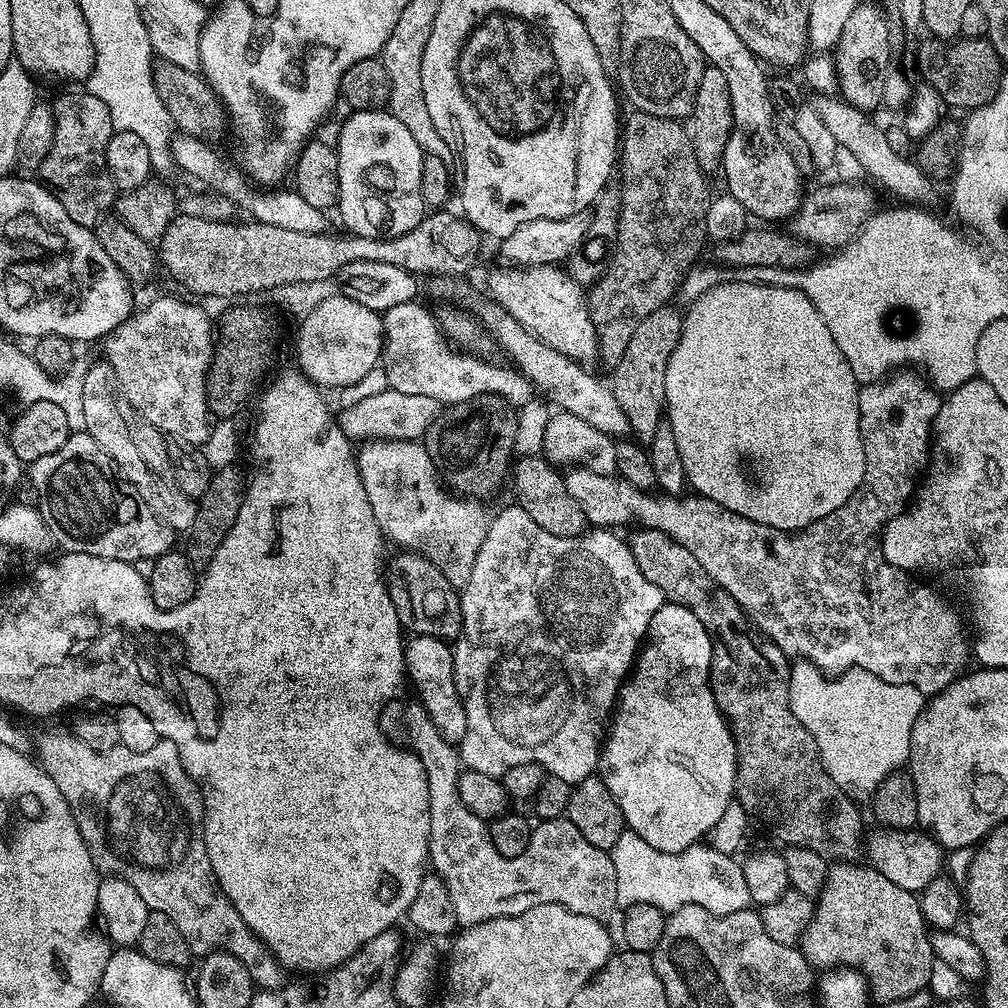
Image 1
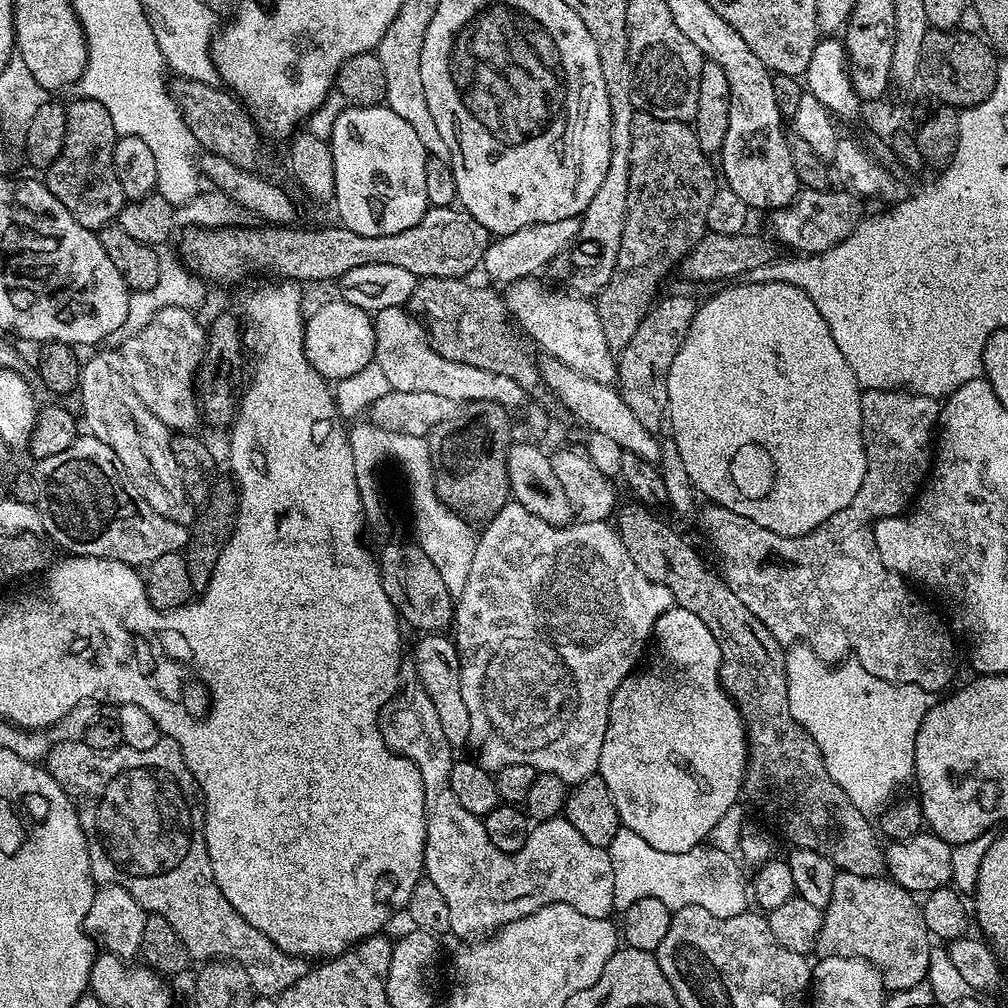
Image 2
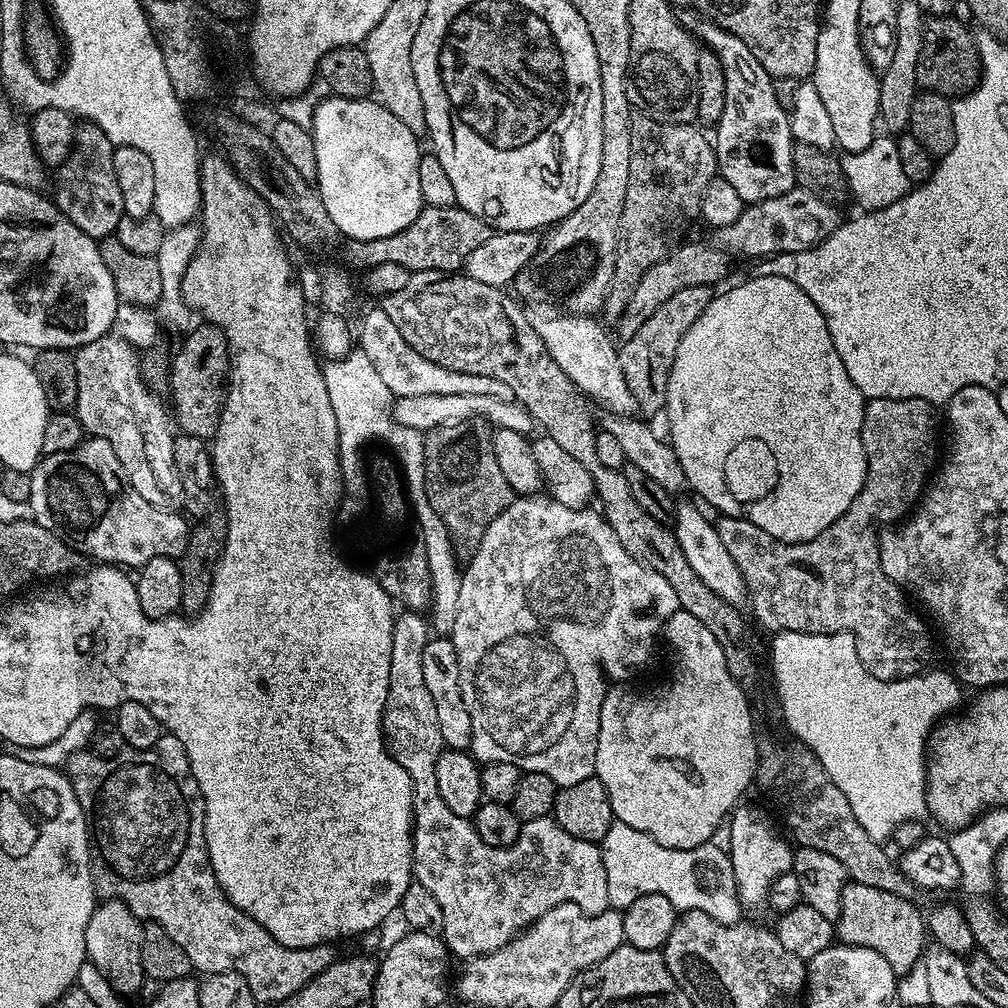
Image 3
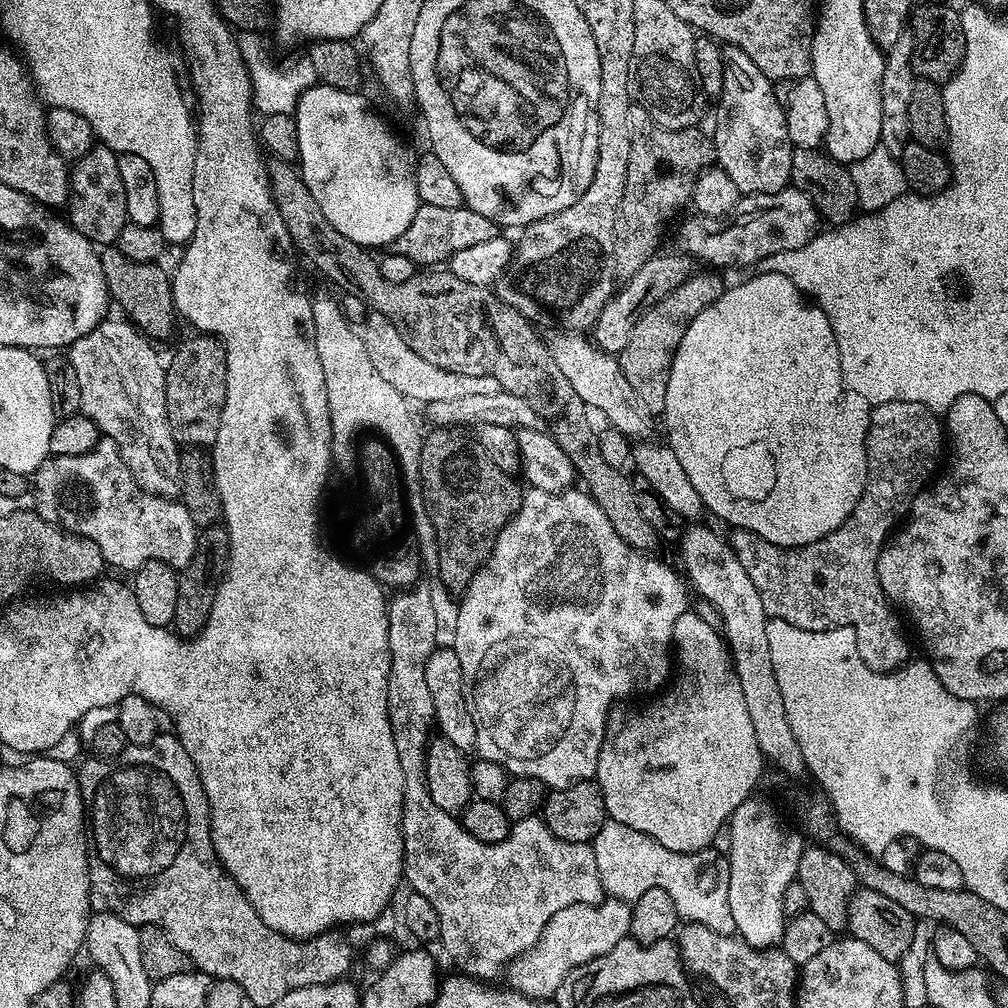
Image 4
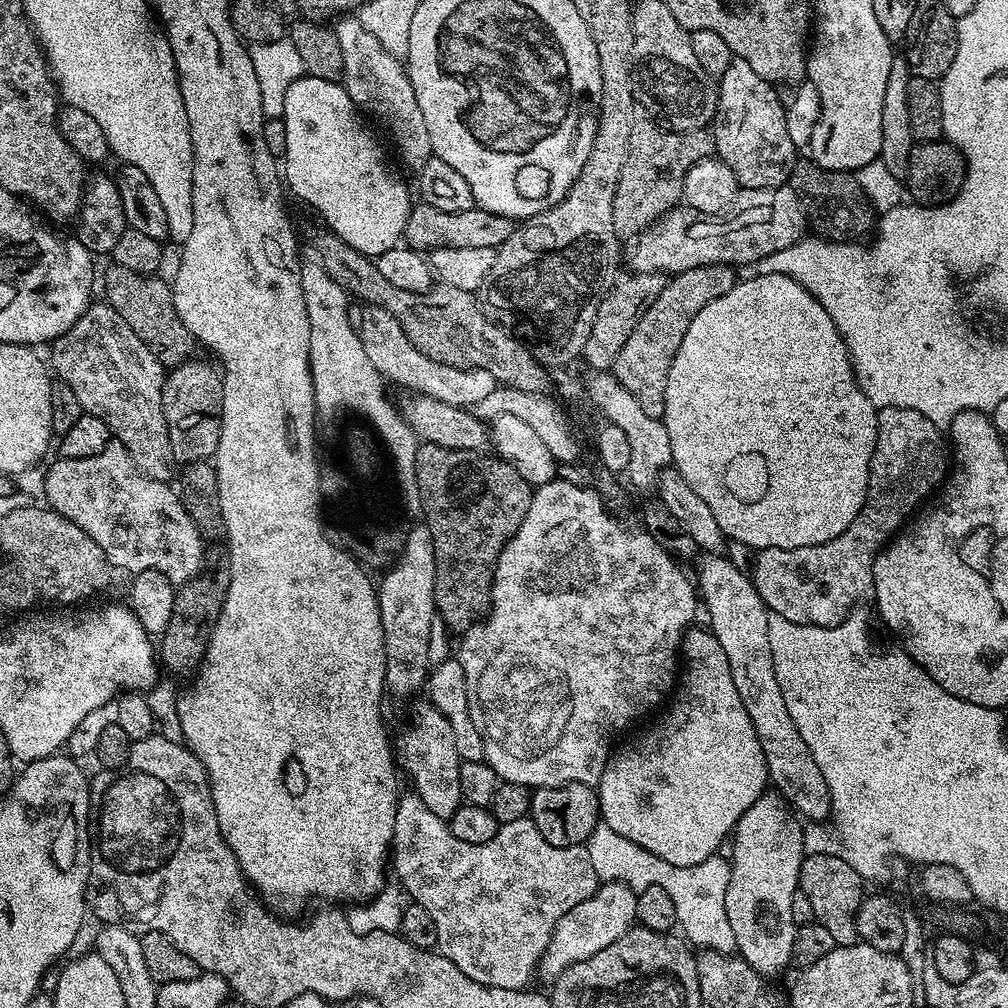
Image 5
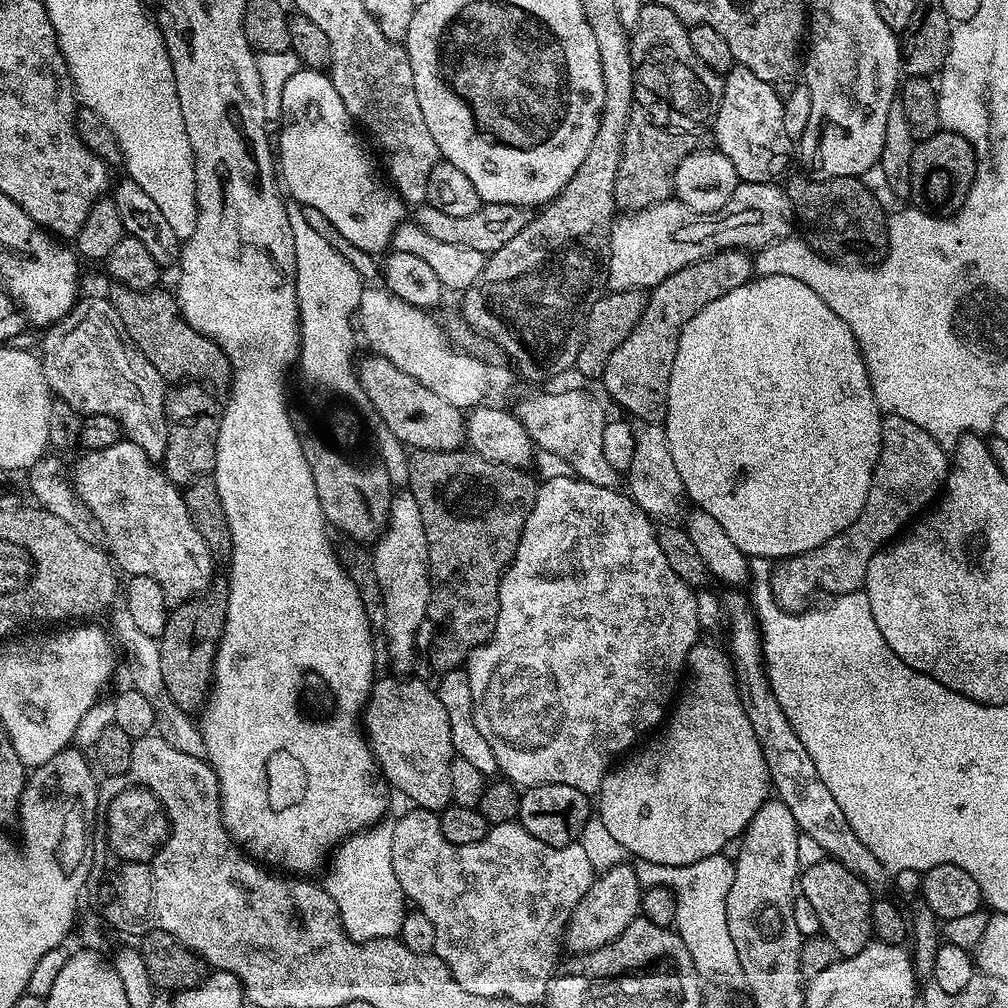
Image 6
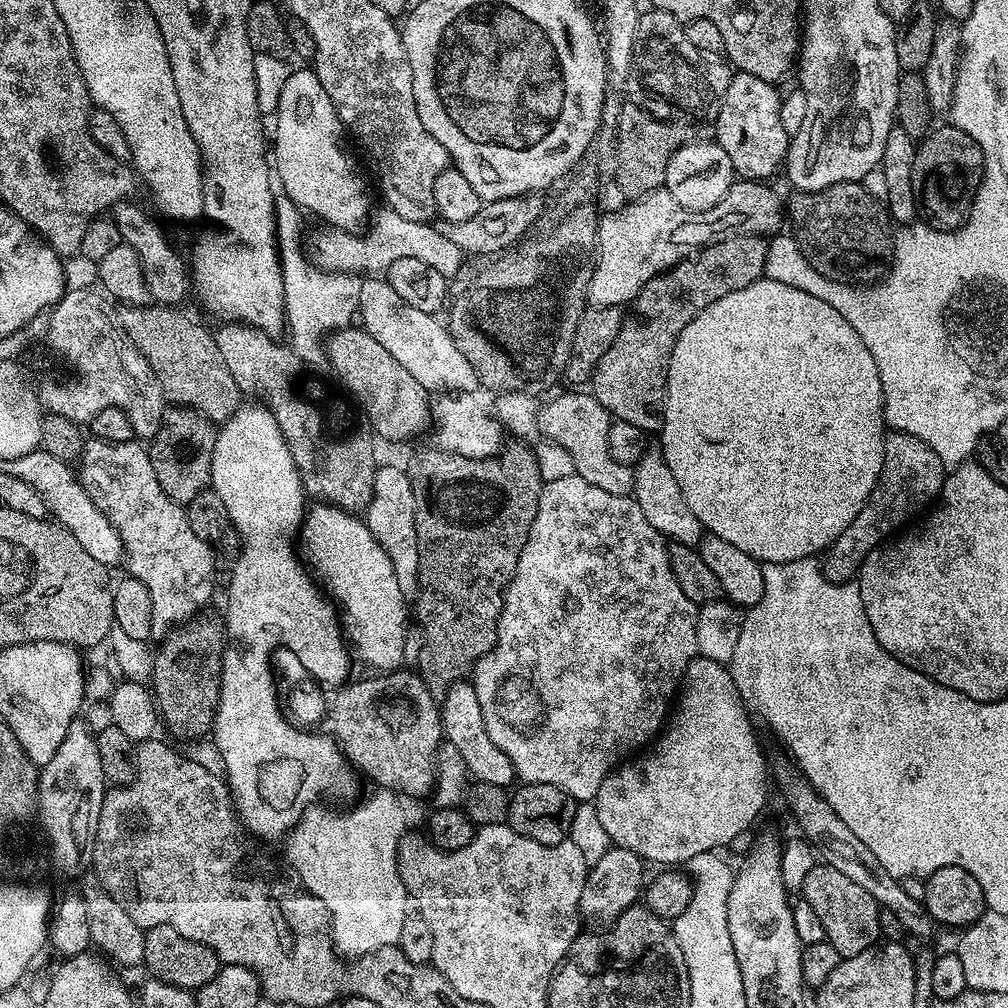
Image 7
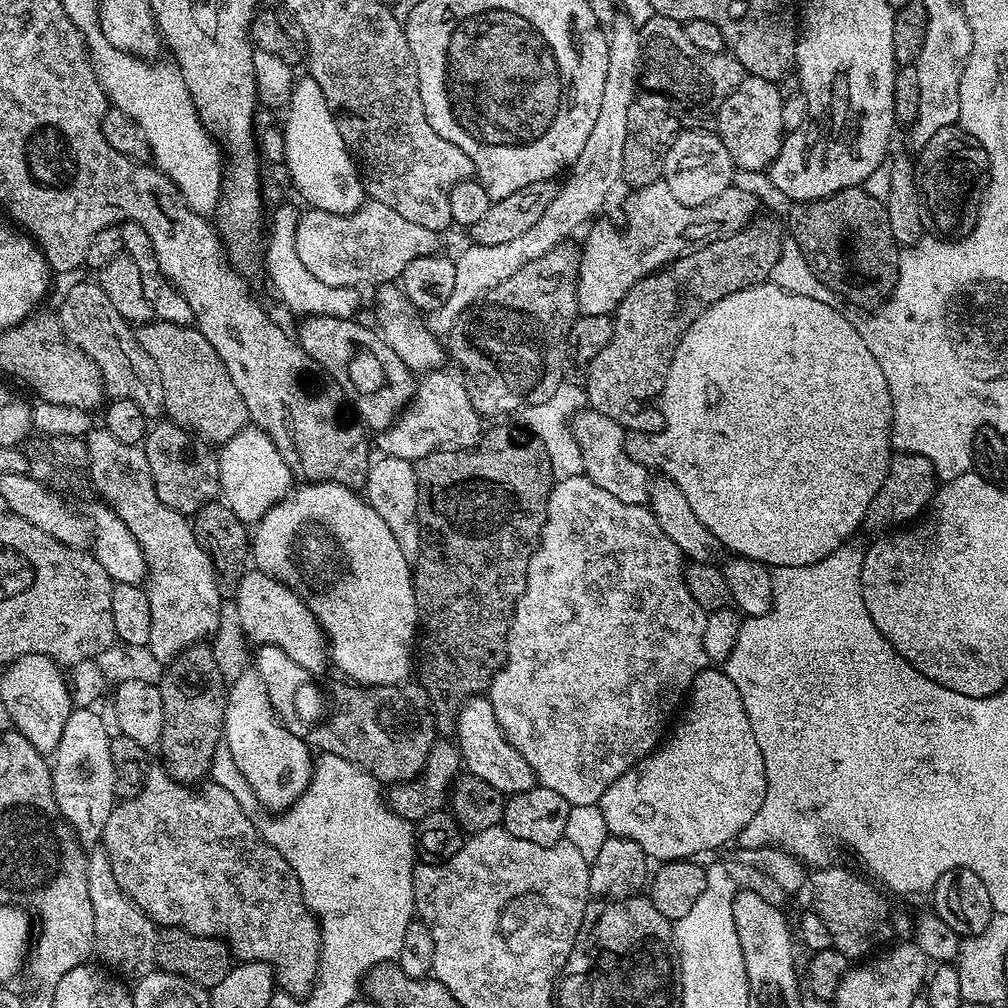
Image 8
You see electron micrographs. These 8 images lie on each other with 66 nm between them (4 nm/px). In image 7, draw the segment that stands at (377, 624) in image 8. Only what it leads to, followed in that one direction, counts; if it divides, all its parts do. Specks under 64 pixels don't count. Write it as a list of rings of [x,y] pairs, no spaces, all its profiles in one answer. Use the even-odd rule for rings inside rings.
[[[316,502],[313,508],[311,505],[307,509],[298,538],[304,547],[302,556],[307,567],[338,605],[344,635],[355,659],[357,656],[362,663],[377,668],[374,670],[380,674],[399,669],[403,665],[400,663],[404,660],[404,647],[408,644],[410,604],[404,601],[406,593],[399,585],[386,550],[367,523],[346,509]]]

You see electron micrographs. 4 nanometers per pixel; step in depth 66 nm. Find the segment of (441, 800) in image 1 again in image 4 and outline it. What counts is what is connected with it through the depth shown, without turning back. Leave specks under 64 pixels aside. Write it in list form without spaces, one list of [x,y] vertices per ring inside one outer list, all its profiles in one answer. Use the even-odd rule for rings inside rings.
[[[409,587],[407,590],[400,590],[395,593],[396,597],[388,600],[388,629],[390,630],[390,674],[388,675],[388,689],[386,690],[386,698],[388,699],[388,717],[390,718],[390,726],[394,734],[394,746],[398,746],[398,762],[402,762],[402,778],[404,779],[404,797],[402,798],[402,842],[404,843],[404,875],[403,879],[407,887],[413,892],[422,894],[422,898],[426,898],[426,902],[430,902],[430,906],[434,906],[434,911],[438,913],[438,922],[440,923],[440,939],[439,943],[444,944],[444,948],[448,951],[448,956],[457,964],[459,971],[465,976],[471,976],[481,982],[495,981],[495,976],[501,975],[502,970],[507,969],[512,961],[517,960],[523,952],[530,950],[530,946],[534,946],[534,942],[538,942],[538,938],[542,934],[542,930],[546,930],[546,922],[550,922],[550,918],[554,918],[554,914],[558,914],[558,910],[566,910],[575,904],[598,904],[605,899],[606,893],[602,882],[598,878],[598,866],[594,862],[594,854],[592,853],[591,843],[579,844],[578,842],[566,842],[548,829],[543,819],[539,815],[530,818],[522,818],[515,821],[510,830],[510,834],[506,838],[502,838],[502,842],[494,842],[487,844],[486,842],[478,842],[478,838],[474,838],[464,829],[463,823],[453,813],[440,809],[434,803],[434,798],[430,798],[430,790],[426,786],[426,770],[424,769],[424,757],[428,754],[428,742],[434,732],[434,701],[430,698],[430,689],[426,686],[426,661],[429,660],[430,654],[437,648],[434,638],[434,611],[431,606],[431,594],[427,587],[416,588]]]

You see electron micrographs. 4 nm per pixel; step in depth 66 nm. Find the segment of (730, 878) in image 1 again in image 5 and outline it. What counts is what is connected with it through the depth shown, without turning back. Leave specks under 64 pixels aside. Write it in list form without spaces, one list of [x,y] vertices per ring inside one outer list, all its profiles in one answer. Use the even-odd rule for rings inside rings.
[[[603,822],[597,824],[592,831],[586,847],[590,854],[590,866],[594,866],[597,881],[629,886],[646,884],[662,886],[662,890],[666,890],[666,894],[670,894],[670,898],[674,901],[676,923],[683,939],[689,945],[700,950],[725,954],[735,949],[734,930],[728,928],[726,918],[726,898],[723,894],[708,896],[709,862],[698,862],[698,866],[670,866],[670,862],[650,854],[650,850],[642,850],[642,846],[630,842],[630,838],[622,838],[622,834],[616,834]]]

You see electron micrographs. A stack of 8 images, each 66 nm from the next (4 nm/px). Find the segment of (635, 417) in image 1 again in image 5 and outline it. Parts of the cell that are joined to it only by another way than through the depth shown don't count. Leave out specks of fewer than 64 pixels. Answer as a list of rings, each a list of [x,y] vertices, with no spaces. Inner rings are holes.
[[[707,264],[694,270],[677,272],[665,283],[662,294],[654,298],[654,302],[638,318],[638,326],[630,330],[630,338],[626,338],[626,346],[618,350],[618,358],[612,363],[611,371],[618,382],[634,394],[642,410],[650,414],[650,418],[661,418],[666,406],[666,378],[670,366],[674,362],[674,354],[678,354],[678,346],[682,346],[682,338],[686,330],[690,330],[690,322],[698,318],[698,314],[714,298],[722,298],[738,282],[737,269],[731,264]]]

